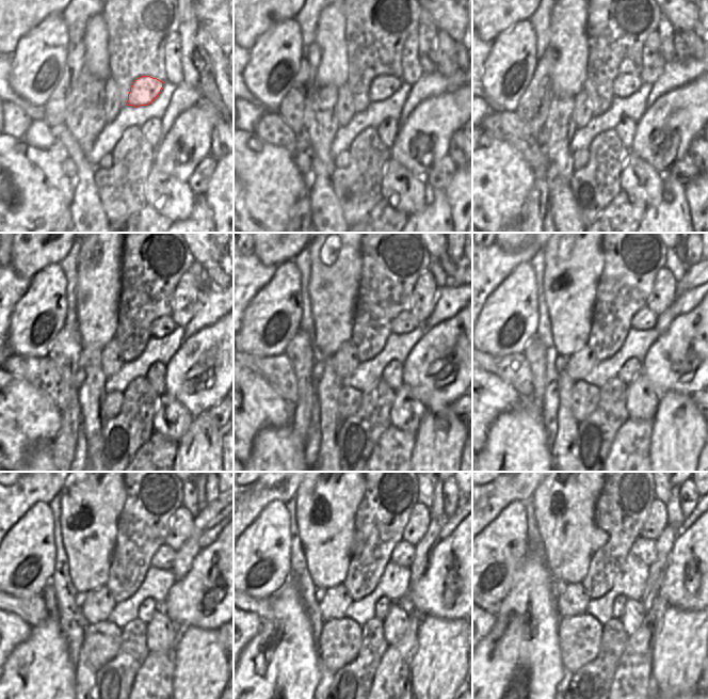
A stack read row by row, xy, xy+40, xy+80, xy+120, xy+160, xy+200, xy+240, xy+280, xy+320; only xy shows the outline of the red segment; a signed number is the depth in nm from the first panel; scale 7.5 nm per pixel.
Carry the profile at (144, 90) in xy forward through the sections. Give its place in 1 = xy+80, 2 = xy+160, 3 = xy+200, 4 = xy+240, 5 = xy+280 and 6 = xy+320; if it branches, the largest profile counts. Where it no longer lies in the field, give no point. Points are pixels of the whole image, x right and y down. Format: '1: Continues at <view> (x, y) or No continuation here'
1: Continues at xy+80 (626, 84)
2: Continues at xy+160 (404, 322)
3: Continues at xy+200 (644, 319)
4: Continues at xy+240 (164, 558)
5: Continues at xy+280 (404, 553)
6: Continues at xy+320 (643, 549)

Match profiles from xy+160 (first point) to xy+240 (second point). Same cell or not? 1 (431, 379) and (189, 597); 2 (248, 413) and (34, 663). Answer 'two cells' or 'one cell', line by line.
1: one cell
2: two cells

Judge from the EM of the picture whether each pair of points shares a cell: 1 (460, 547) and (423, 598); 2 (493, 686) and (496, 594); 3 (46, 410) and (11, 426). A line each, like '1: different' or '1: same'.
1: same
2: different
3: same

